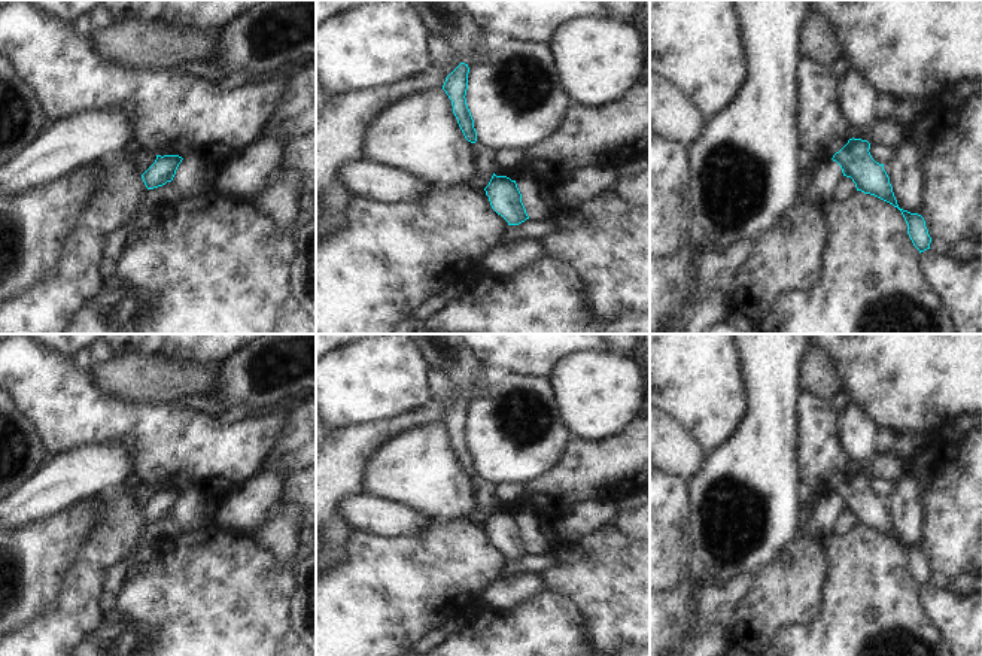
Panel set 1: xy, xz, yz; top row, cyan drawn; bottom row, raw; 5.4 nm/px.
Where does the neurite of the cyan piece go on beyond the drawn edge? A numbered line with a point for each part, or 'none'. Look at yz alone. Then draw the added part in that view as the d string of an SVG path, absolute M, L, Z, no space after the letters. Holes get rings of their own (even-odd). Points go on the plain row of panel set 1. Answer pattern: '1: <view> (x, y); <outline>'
none

